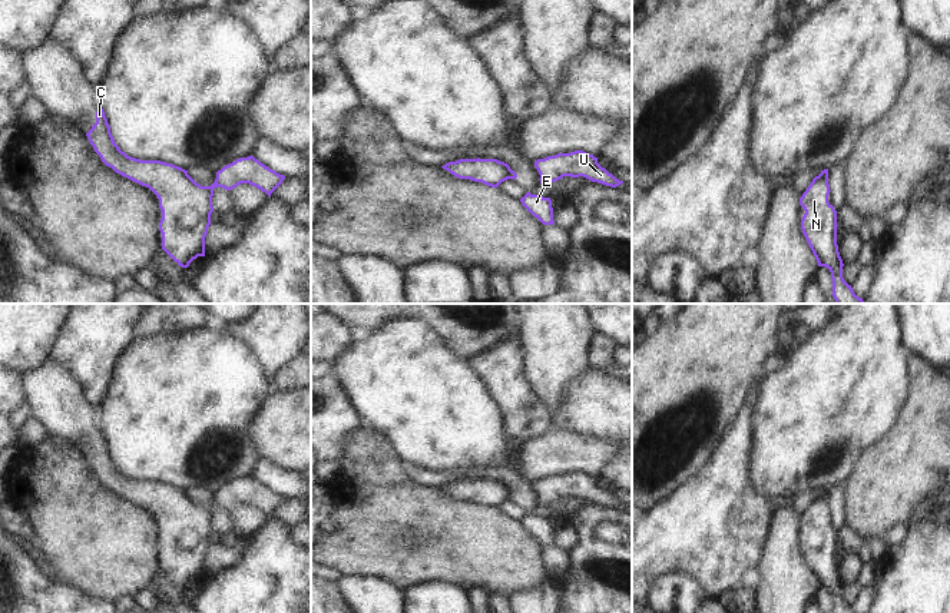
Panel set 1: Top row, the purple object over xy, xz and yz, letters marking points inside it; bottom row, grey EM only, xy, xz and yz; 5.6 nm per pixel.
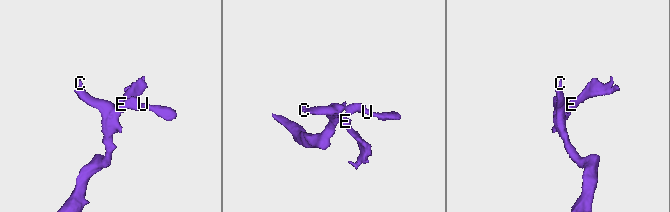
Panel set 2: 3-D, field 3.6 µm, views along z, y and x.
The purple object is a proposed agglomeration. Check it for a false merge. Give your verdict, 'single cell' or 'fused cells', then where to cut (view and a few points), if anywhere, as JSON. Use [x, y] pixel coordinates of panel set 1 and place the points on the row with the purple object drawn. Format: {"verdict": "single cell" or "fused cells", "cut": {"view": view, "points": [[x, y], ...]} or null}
{"verdict": "fused cells", "cut": {"view": "xz", "points": [[509, 169], [512, 178]]}}

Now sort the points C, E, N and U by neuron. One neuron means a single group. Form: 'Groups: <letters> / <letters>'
Groups: C N U / E.

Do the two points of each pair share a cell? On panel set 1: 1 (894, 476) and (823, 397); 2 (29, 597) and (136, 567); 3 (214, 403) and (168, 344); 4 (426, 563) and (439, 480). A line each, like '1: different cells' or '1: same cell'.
1: different cells
2: different cells
3: same cell
4: different cells

